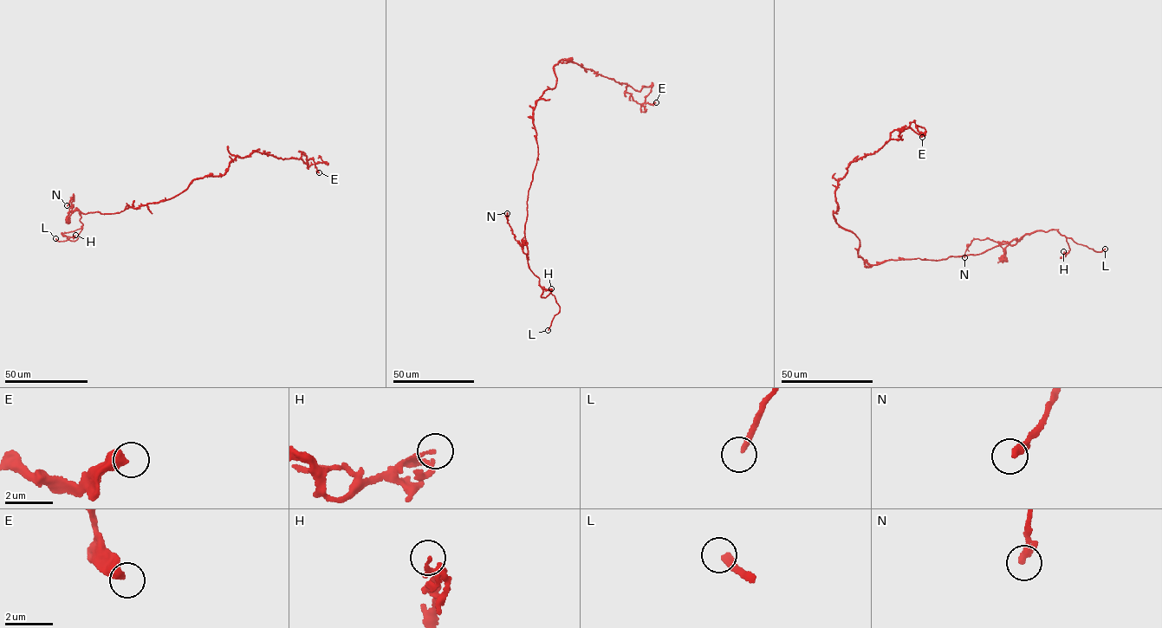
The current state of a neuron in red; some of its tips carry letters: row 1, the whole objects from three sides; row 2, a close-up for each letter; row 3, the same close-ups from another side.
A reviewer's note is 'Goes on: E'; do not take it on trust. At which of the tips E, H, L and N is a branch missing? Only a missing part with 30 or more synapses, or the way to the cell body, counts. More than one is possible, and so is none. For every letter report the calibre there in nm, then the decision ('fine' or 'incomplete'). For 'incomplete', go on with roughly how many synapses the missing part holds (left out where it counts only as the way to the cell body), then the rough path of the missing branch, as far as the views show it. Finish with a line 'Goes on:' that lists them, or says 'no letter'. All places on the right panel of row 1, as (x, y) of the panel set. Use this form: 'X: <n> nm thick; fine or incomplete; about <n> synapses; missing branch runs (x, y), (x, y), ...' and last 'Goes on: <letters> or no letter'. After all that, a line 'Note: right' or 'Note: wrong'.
E: 420 nm thick; fine
H: 150 nm thick; fine
L: 240 nm thick; incomplete
N: 280 nm thick; fine
Goes on: L
Note: wrong

